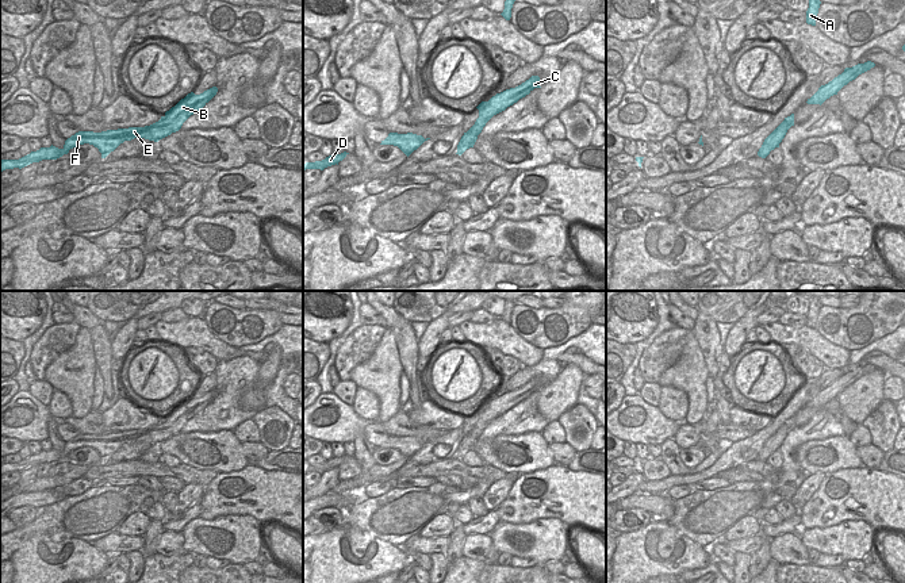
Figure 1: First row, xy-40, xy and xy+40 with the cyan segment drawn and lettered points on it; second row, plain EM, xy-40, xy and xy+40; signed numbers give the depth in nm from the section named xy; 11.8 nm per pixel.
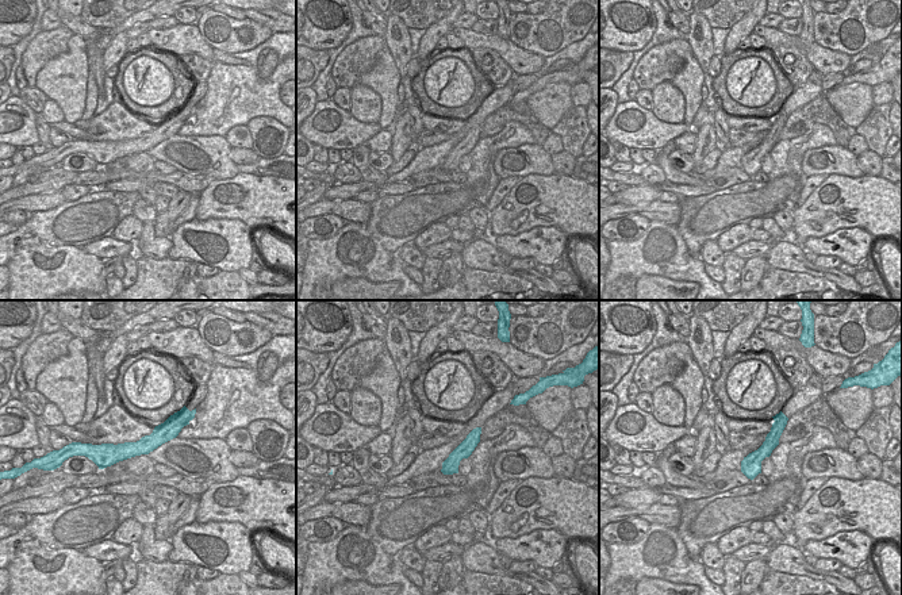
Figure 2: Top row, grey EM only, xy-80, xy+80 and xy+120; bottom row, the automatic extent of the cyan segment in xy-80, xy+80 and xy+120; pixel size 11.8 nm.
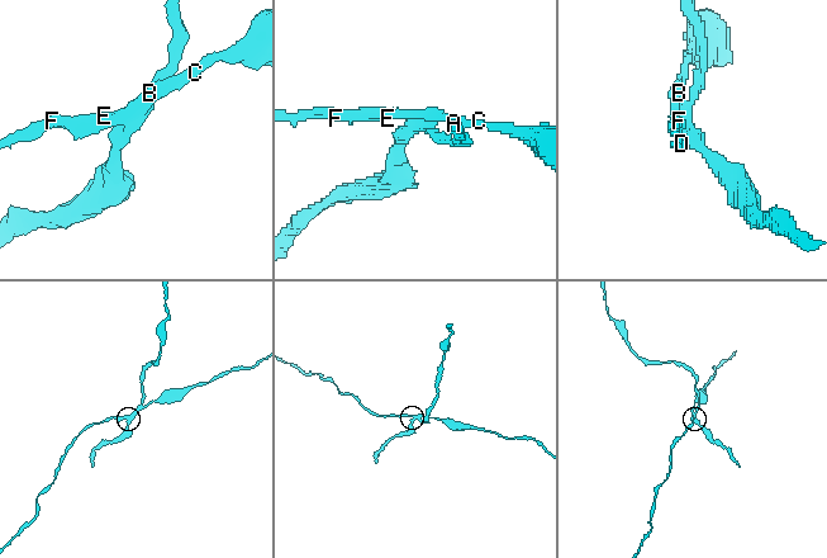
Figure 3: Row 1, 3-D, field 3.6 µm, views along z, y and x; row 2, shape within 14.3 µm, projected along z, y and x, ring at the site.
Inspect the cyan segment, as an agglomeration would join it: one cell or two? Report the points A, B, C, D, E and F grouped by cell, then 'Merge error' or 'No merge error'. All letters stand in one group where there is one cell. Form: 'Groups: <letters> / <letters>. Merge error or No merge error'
Groups: A / B C D E F. Merge error

